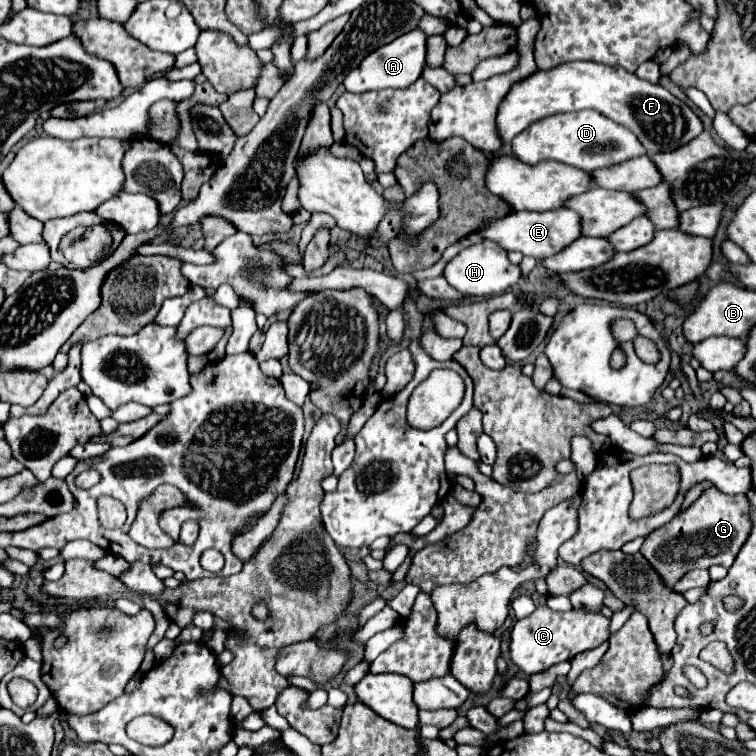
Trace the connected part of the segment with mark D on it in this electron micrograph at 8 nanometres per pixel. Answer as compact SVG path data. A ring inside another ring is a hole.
M581 110L581 112L541 118L533 122L527 130L523 130L519 136L515 136L511 144L515 156L525 164L557 160L557 162L583 168L587 172L613 166L645 154L645 148L639 144L635 134L631 134L631 130L623 128L621 124L615 124L613 120L607 120L607 116L595 110Z

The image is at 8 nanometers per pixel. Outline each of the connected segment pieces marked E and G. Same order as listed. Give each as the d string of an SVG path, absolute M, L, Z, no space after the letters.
M569 208L551 212L511 212L511 216L487 222L479 232L483 234L483 238L501 244L501 248L505 250L517 250L525 256L533 256L539 260L555 256L557 252L573 244L577 238L581 238L581 220L579 214Z
M709 486L701 496L683 512L679 512L669 524L651 532L645 538L641 554L653 564L653 568L663 576L665 584L675 586L687 572L695 568L709 568L721 564L729 568L739 554L751 532L751 504L747 504L745 494L729 496Z

